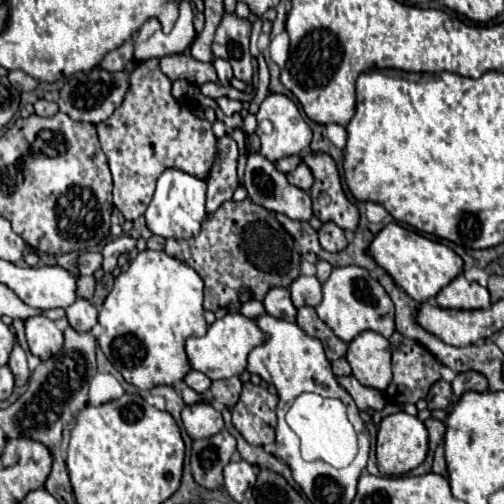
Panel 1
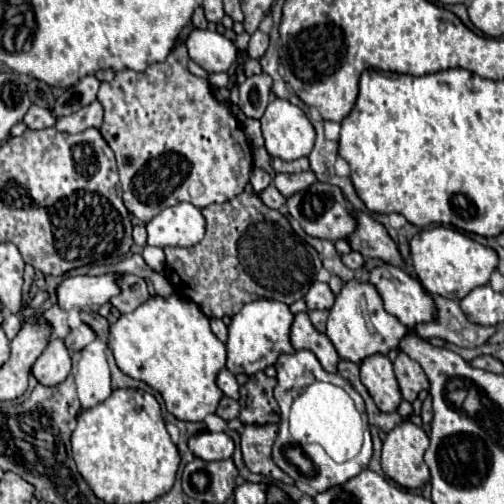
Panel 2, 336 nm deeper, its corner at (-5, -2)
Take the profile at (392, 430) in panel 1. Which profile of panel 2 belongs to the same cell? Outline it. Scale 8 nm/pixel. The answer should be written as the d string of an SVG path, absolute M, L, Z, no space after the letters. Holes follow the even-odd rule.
M404 421L384 439L382 471L402 487L422 487L430 479L428 465L424 463L426 449L428 435L418 425Z

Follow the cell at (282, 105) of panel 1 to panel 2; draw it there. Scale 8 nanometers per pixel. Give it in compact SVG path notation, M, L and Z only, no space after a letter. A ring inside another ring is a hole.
M274 99L260 119L270 157L292 161L312 151L316 131L306 113L286 99Z

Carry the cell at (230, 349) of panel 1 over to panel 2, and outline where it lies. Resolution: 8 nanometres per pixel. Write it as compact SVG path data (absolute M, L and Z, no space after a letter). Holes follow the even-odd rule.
M256 299L242 307L236 315L232 315L232 323L228 325L228 361L226 369L232 375L246 373L254 375L264 371L266 367L274 365L280 353L292 353L290 345L290 325L294 315L290 313L288 305L280 301L268 301L268 299Z

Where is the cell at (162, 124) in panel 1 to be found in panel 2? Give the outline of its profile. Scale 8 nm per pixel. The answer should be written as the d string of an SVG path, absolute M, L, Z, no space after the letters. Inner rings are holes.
M186 37L170 51L166 61L152 63L146 71L120 71L114 81L102 83L98 101L104 107L102 137L116 153L118 173L124 193L124 205L140 221L150 221L160 209L188 201L196 207L212 203L224 203L244 191L252 171L252 147L244 143L244 149L232 137L232 113L226 105L218 103L206 79L194 77L186 67Z

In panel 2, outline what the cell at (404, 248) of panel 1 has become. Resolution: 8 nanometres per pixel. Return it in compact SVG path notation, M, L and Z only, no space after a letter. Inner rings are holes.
M434 227L416 233L410 239L410 257L418 281L424 285L424 289L432 295L442 295L452 301L460 301L472 289L486 285L490 273L498 265L496 251L480 245L478 241L470 239L466 233L448 227Z

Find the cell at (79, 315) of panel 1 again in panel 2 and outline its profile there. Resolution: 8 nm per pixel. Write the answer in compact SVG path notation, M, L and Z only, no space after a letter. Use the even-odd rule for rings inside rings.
M82 323L78 329L74 329L74 331L70 331L70 333L66 335L64 343L66 343L66 347L68 347L70 351L80 351L80 349L84 349L88 343L92 343L94 339L96 339L96 333L94 333L86 323Z

